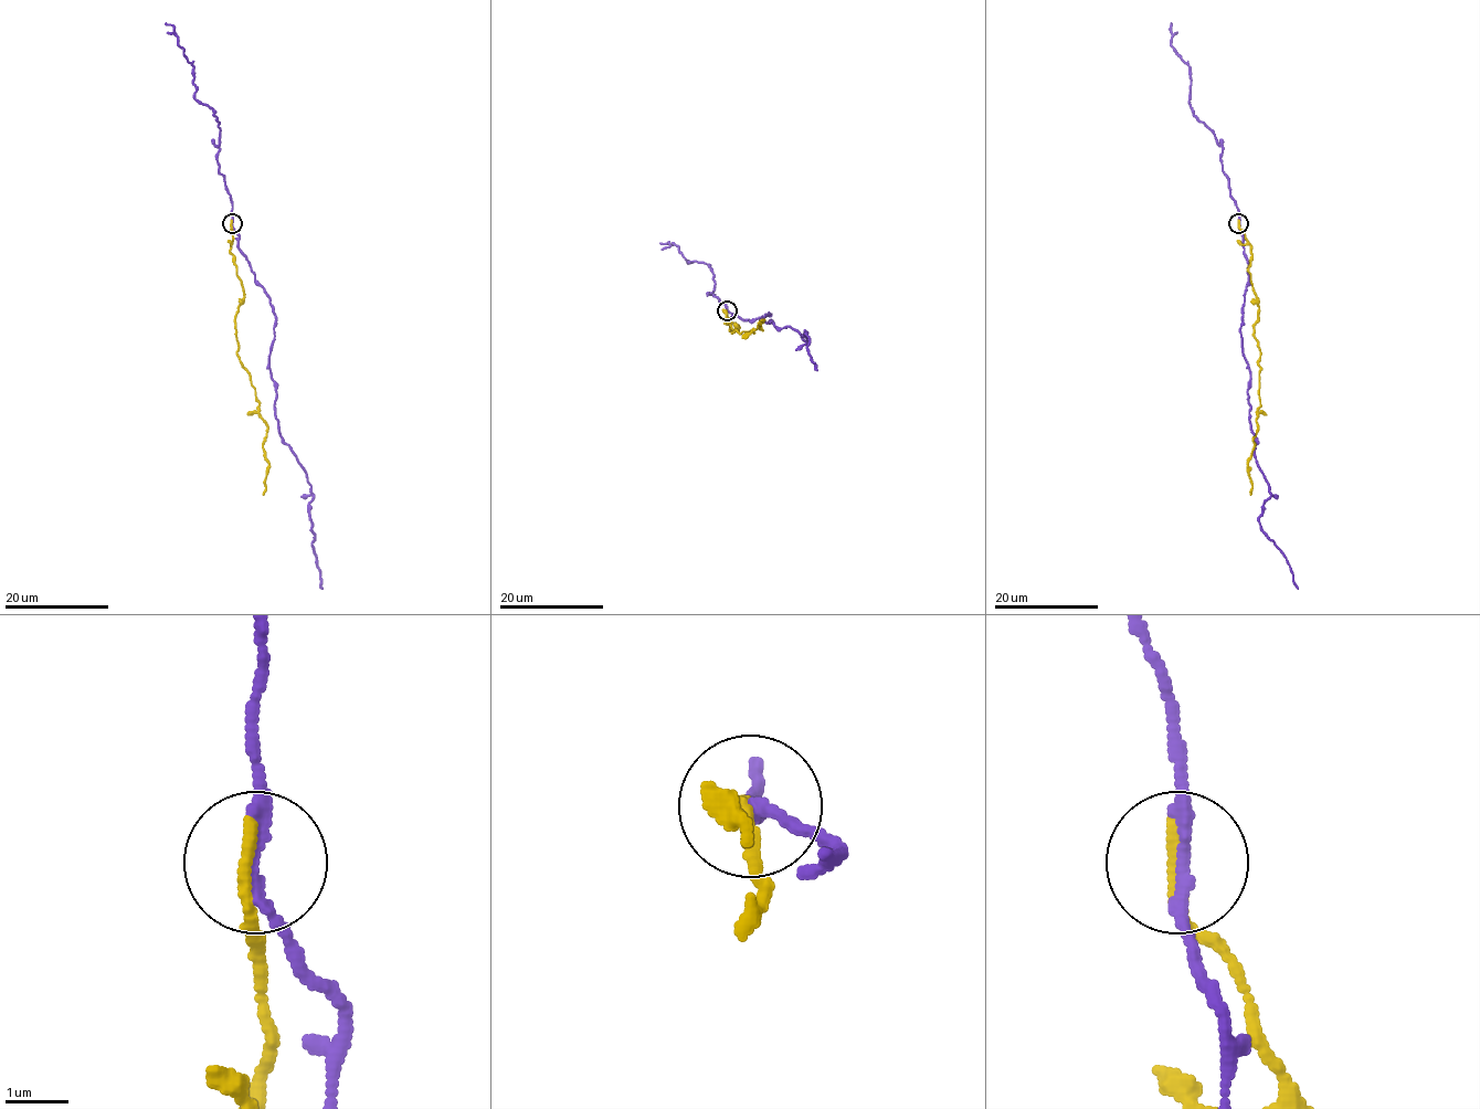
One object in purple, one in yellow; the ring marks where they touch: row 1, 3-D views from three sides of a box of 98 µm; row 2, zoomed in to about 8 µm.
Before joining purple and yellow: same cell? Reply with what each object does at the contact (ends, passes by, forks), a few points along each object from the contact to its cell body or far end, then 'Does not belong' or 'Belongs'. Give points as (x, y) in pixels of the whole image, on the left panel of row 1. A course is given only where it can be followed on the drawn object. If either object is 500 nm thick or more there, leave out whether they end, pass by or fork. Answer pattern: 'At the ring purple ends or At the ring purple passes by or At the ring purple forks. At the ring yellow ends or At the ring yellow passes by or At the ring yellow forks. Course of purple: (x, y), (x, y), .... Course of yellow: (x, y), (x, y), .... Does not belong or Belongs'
At the ring purple passes by. At the ring yellow ends. Course of purple: (232, 224), (239, 250), (276, 318), (270, 357), (275, 416), (310, 486), (314, 555), (323, 588). Course of yellow: (232, 222), (230, 252), (244, 295), (234, 318), (238, 356), (267, 426), (263, 495). Does not belong

